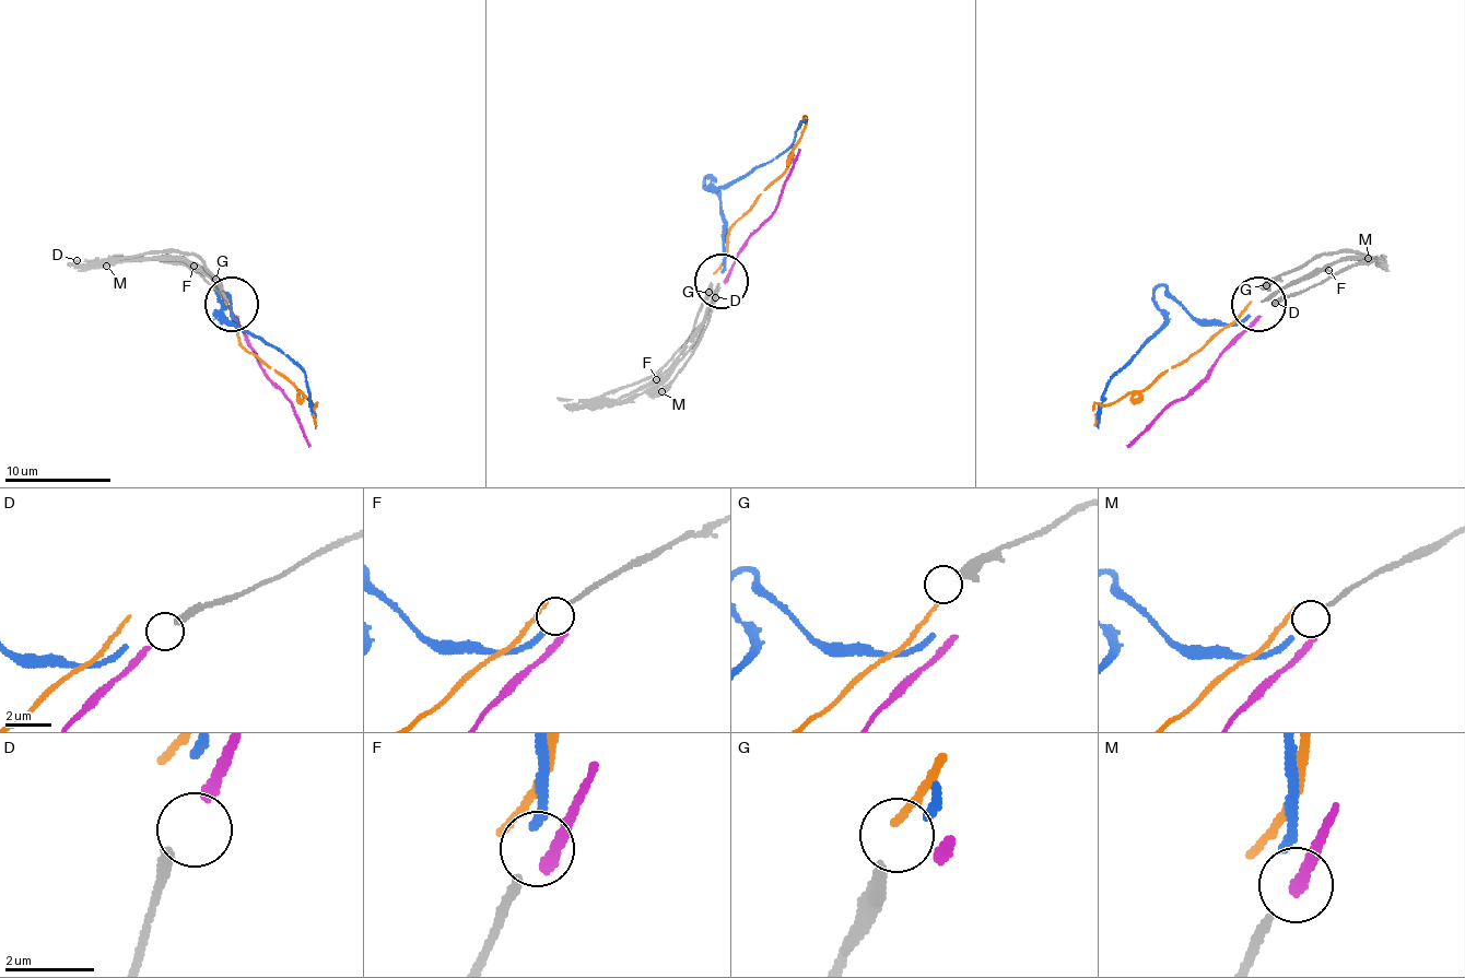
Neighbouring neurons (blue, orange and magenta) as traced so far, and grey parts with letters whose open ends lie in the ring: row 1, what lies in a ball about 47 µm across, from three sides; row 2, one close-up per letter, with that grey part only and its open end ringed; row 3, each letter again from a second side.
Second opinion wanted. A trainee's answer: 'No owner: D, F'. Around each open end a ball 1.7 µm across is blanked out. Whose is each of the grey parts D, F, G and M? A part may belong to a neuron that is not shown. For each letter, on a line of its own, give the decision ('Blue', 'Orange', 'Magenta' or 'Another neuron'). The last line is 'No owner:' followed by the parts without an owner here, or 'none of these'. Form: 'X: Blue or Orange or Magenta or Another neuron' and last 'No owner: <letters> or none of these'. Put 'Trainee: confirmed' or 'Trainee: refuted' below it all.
D: Magenta
F: Another neuron
G: Orange
M: Another neuron
No owner: F, M
Trainee: refuted

